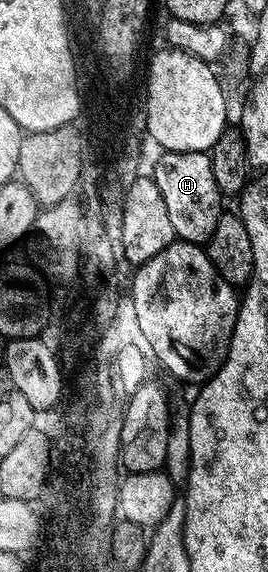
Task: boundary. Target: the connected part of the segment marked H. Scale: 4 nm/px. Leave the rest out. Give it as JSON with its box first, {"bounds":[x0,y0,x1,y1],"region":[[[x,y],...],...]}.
{"bounds":[154,151,225,245],"region":[[[164,151],[157,161],[154,180],[157,189],[161,189],[161,197],[165,197],[165,209],[169,213],[169,222],[175,230],[176,240],[196,245],[206,244],[211,238],[213,229],[217,229],[219,216],[225,211],[223,207],[225,196],[213,178],[210,154],[206,151]]]}

